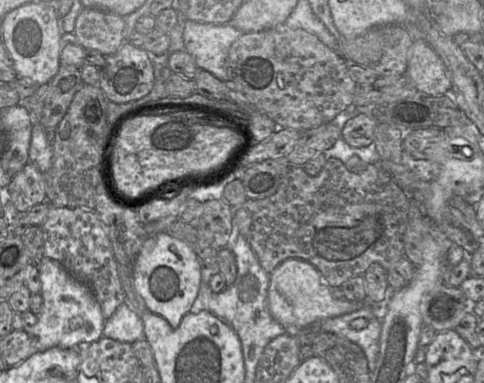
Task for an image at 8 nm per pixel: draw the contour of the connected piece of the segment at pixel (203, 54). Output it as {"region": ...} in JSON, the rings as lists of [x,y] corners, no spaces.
{"region":[[[187,20],[183,32],[185,51],[195,59],[199,70],[208,71],[218,80],[227,82],[229,80],[227,70],[228,51],[242,34],[230,23],[213,25]]]}

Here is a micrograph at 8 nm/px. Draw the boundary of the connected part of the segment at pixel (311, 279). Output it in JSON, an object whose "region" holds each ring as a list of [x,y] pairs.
{"region":[[[293,258],[280,263],[270,274],[267,299],[271,316],[287,331],[301,330],[319,320],[341,316],[363,307],[363,303],[347,300],[341,289],[329,287],[313,265]]]}

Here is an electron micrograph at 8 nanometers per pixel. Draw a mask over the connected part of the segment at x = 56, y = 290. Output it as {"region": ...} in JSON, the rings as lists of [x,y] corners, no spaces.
{"region":[[[43,257],[38,267],[42,306],[36,324],[27,332],[34,352],[52,347],[74,348],[103,337],[105,318],[90,287],[67,271],[61,264]]]}

